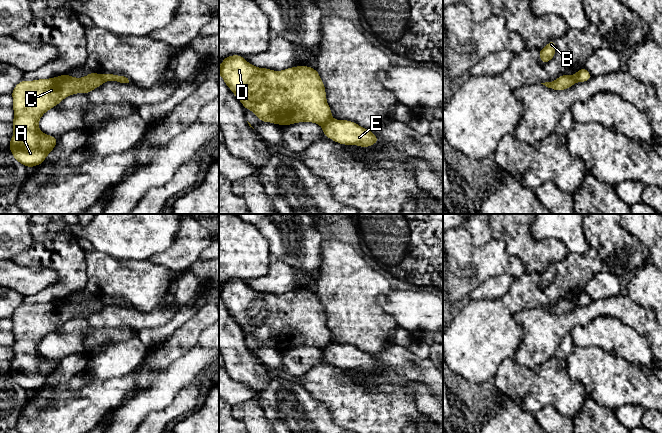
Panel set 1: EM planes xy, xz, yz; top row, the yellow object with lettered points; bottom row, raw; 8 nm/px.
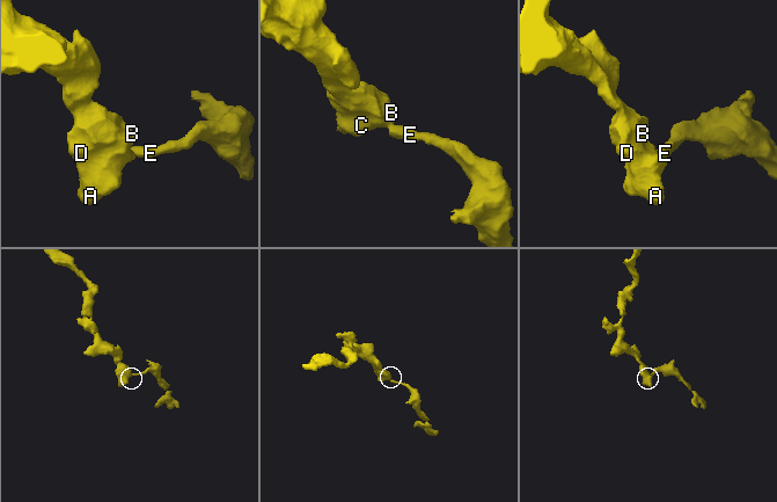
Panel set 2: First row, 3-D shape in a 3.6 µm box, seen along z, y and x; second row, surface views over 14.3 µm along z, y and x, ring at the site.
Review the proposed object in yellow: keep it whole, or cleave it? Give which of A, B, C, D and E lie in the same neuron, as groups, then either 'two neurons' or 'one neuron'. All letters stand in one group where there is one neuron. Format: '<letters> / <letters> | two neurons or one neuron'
A B C D / E | two neurons

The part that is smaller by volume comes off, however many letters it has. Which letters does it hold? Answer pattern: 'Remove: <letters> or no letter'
Remove: E

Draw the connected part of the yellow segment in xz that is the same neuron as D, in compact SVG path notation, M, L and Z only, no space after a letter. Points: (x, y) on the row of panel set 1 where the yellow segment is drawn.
M230 55L222 60L219 74L241 101L244 109L253 111L261 122L284 126L298 122L323 125L331 119L332 112L326 101L324 83L318 71L310 66L295 66L283 71L273 71L255 67L242 55Z

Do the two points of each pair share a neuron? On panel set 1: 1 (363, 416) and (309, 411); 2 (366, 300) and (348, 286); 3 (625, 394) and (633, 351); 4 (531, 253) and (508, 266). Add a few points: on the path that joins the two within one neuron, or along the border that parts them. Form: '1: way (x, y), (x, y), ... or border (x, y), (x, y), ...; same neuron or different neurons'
1: border (313, 397), (325, 406), (333, 422); different neurons
2: way (362, 300), (352, 290); same neuron
3: border (609, 354), (645, 366), (651, 370); different neurons
4: border (503, 242), (506, 250), (520, 260), (526, 271); different neurons

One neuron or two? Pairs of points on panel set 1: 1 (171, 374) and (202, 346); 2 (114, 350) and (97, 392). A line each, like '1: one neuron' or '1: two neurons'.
1: one neuron
2: two neurons

